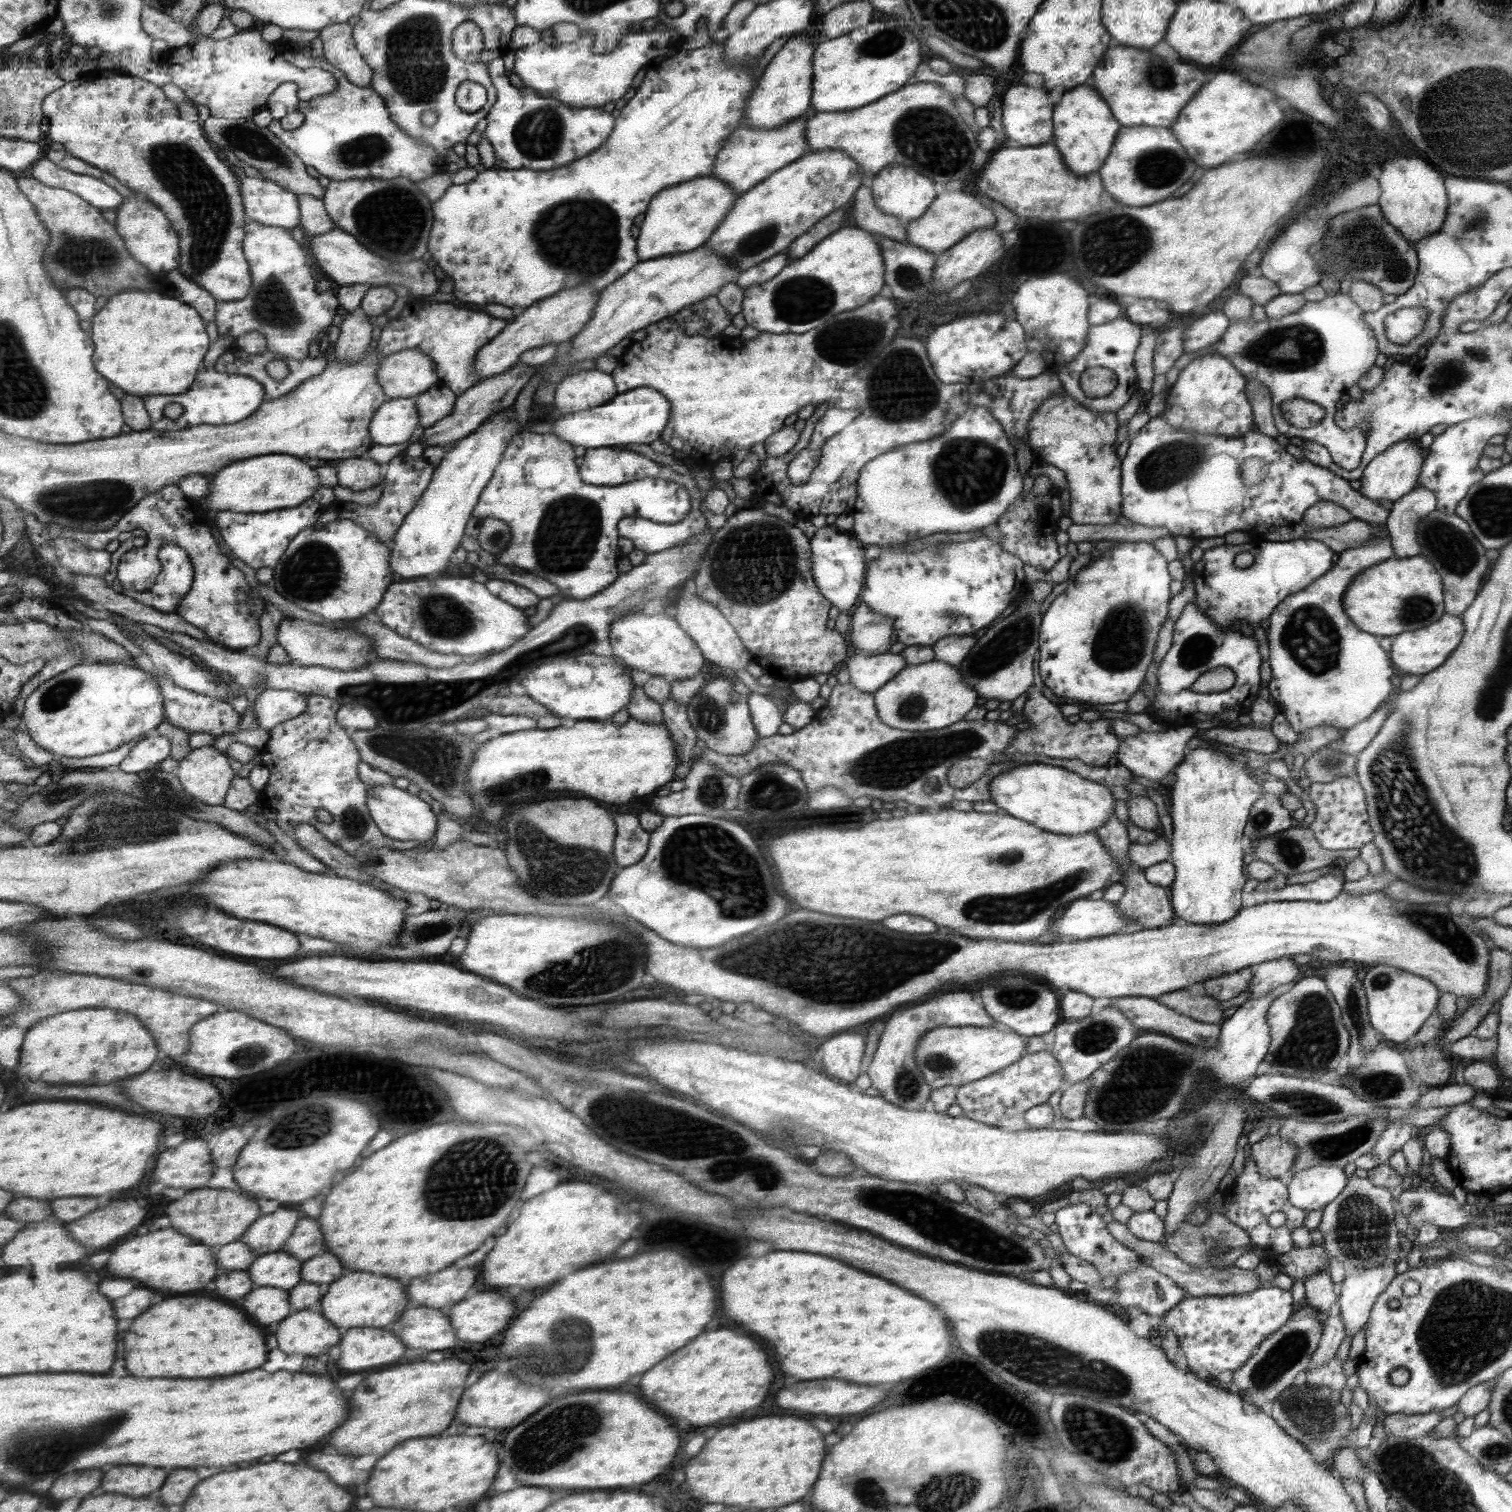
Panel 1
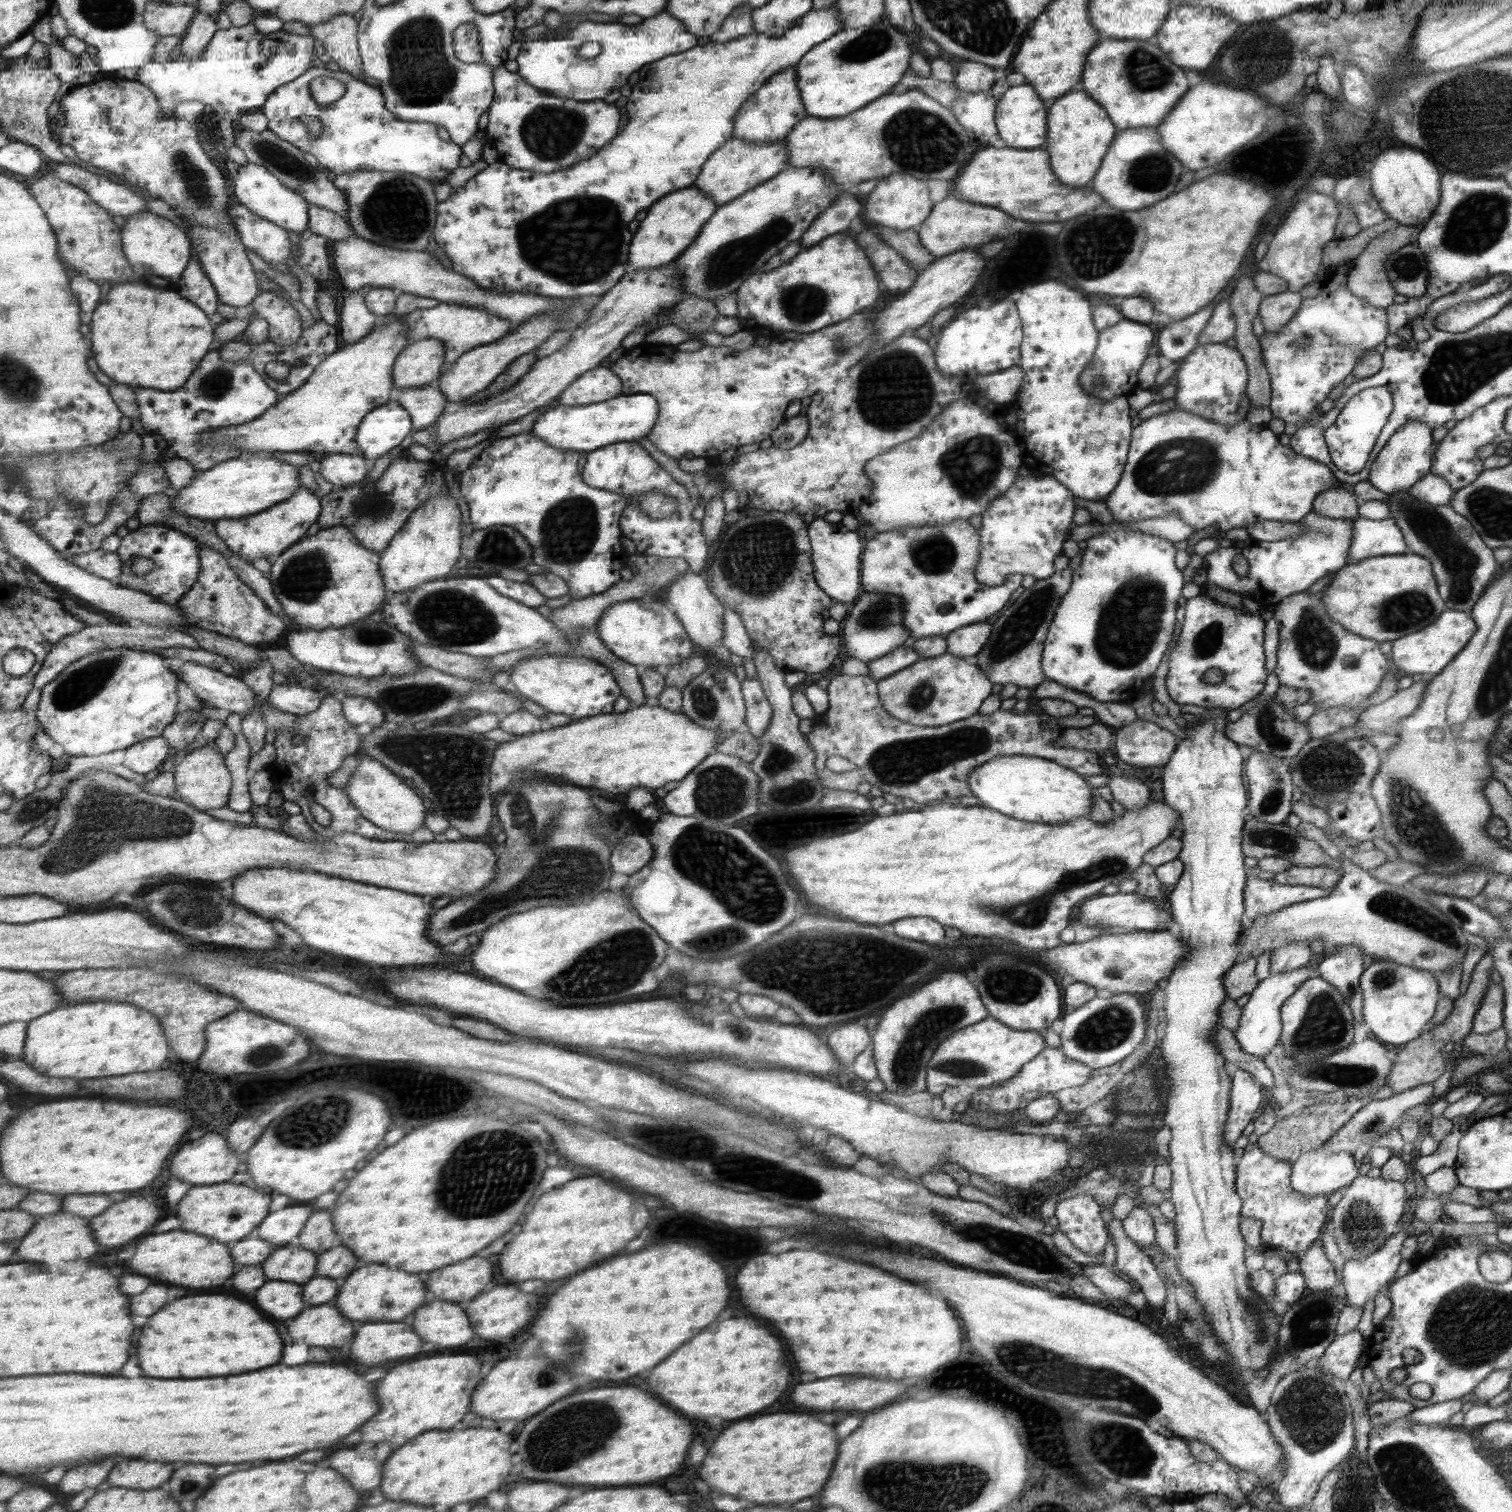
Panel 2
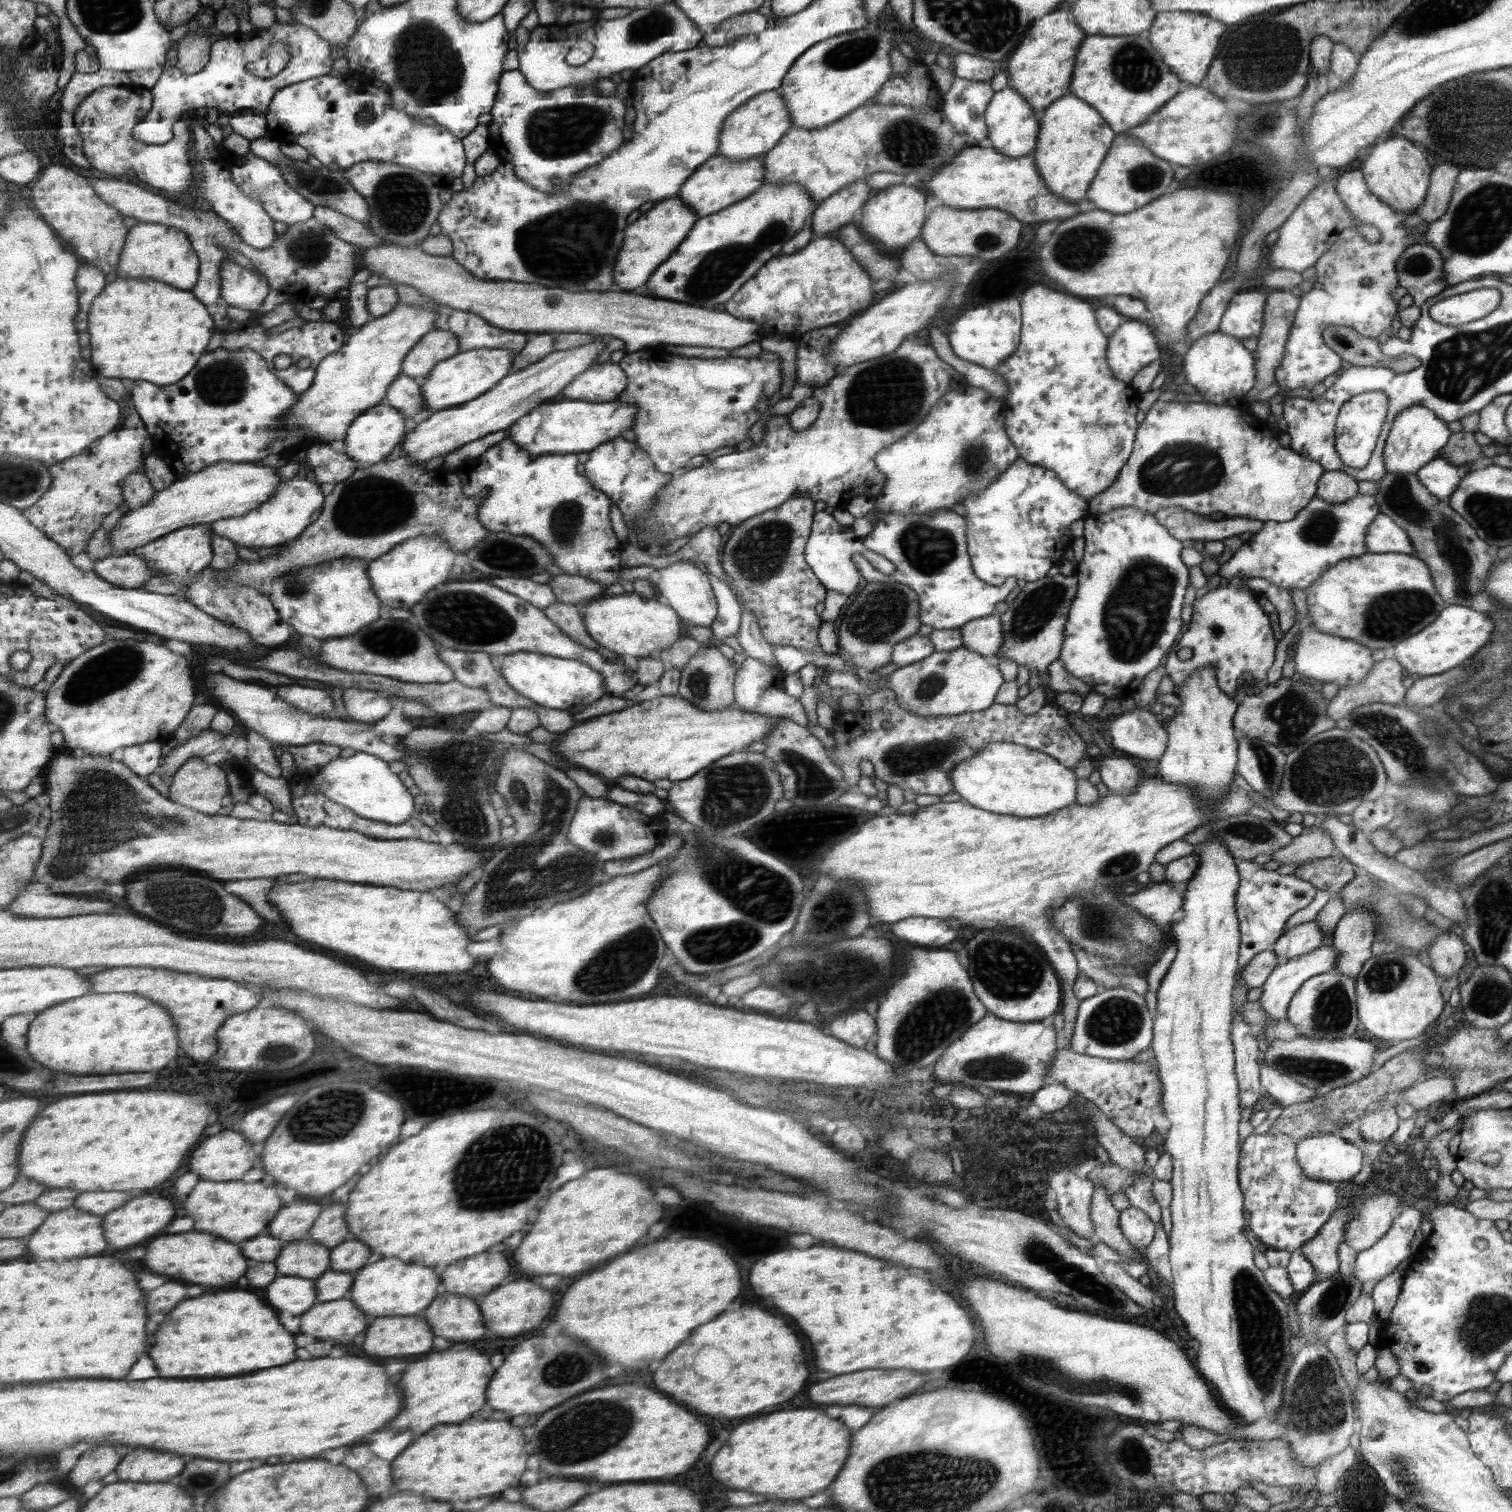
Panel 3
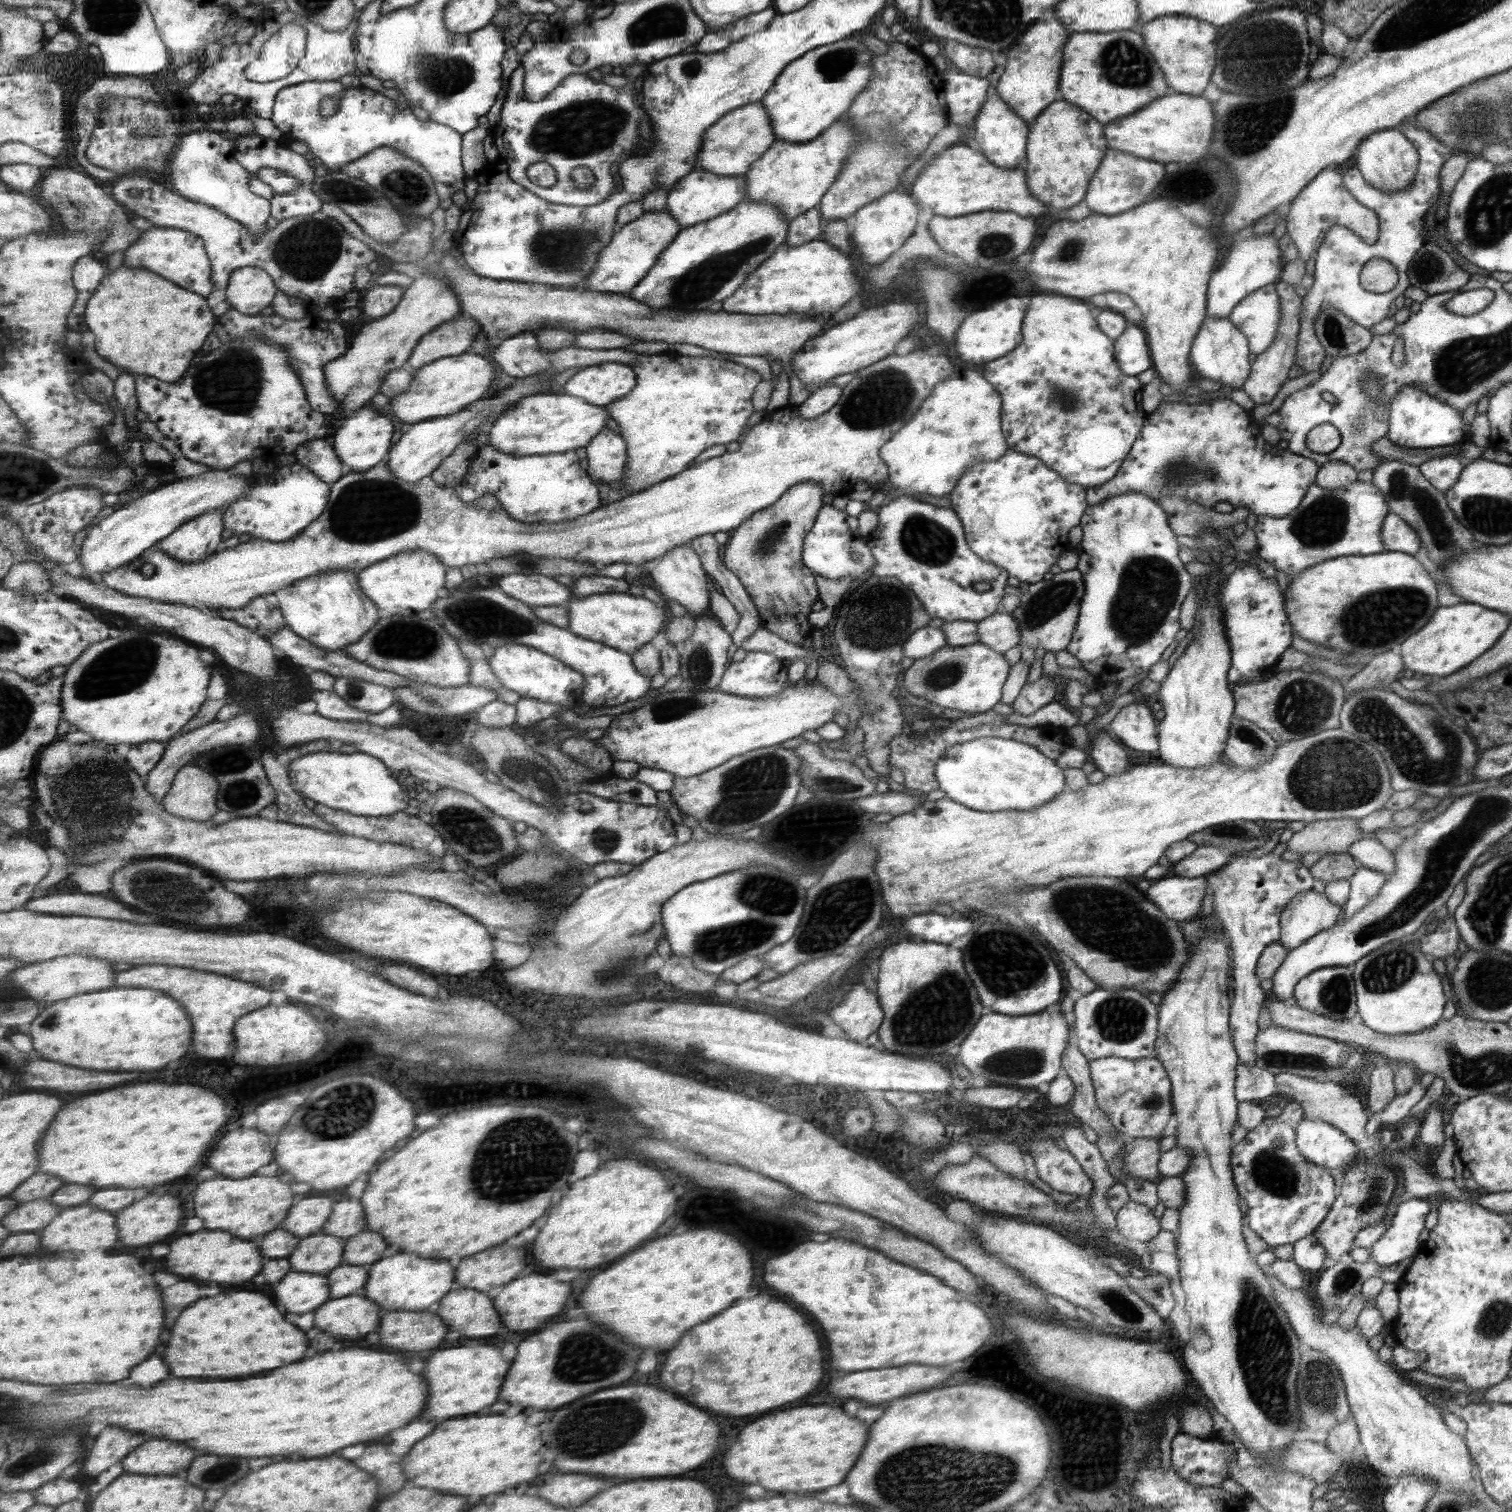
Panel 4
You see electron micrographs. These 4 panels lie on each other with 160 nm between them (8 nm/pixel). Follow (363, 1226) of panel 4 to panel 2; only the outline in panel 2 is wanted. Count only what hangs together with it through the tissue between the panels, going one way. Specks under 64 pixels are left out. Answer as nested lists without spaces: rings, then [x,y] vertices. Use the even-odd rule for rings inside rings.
[[[316,1208],[302,1231],[301,1238],[297,1240],[296,1244],[304,1247],[305,1250],[315,1252],[315,1254],[323,1254],[335,1246],[341,1246],[341,1238],[335,1232],[329,1212],[319,1212]]]

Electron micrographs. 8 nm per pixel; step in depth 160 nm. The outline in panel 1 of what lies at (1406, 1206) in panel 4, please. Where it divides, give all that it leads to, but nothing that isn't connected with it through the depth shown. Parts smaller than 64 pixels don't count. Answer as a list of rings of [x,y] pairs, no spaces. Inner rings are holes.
[[[1395,1258],[1381,1266],[1365,1270],[1347,1270],[1343,1281],[1336,1286],[1339,1294],[1339,1316],[1347,1336],[1363,1329],[1373,1303],[1389,1287],[1395,1274]]]

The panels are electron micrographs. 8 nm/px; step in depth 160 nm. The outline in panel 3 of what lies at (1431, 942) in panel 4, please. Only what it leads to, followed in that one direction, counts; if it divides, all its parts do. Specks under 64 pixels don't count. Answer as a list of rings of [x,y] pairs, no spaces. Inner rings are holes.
[[[1451,931],[1440,933],[1426,950],[1430,966],[1443,978],[1451,978],[1463,969],[1465,946],[1461,938]]]

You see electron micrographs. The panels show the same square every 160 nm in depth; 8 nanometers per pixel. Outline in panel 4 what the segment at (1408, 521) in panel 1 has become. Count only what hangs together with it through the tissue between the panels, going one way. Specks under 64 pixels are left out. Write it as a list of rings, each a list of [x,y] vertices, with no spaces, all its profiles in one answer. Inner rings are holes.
[[[1455,455],[1430,458],[1419,466],[1420,473],[1442,493],[1456,484],[1463,468]]]

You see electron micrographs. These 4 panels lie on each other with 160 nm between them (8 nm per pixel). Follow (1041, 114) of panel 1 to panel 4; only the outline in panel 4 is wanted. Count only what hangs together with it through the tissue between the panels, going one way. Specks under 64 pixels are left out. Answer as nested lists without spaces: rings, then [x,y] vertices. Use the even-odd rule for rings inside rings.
[[[988,87],[985,102],[978,110],[968,136],[971,138],[967,138],[967,140],[975,140],[977,142],[975,147],[995,166],[1015,169],[1017,166],[1023,165],[1027,153],[1027,124],[1010,109],[1009,105],[1006,105],[1006,102],[1003,102],[1001,97],[998,97],[997,91],[993,87]]]

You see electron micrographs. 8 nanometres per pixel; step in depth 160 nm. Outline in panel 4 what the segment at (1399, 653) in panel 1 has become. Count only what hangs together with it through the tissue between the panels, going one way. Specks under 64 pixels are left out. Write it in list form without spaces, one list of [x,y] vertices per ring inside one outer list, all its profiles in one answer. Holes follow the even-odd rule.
[[[1475,604],[1441,606],[1425,630],[1419,630],[1413,634],[1413,638],[1409,638],[1409,642],[1400,644],[1400,657],[1404,668],[1415,674],[1426,677],[1449,676],[1462,666],[1467,666],[1467,662],[1475,660],[1484,650],[1489,650],[1505,628],[1507,618],[1493,610],[1485,610]]]

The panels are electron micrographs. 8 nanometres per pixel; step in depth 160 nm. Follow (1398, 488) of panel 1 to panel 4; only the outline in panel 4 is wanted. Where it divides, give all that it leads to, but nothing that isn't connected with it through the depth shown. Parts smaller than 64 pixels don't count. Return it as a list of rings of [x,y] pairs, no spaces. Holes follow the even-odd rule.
[[[1403,387],[1392,398],[1389,410],[1388,433],[1385,437],[1401,448],[1449,446],[1459,442],[1469,432],[1469,428],[1461,422],[1461,411],[1433,398],[1428,392],[1421,392],[1419,388]]]

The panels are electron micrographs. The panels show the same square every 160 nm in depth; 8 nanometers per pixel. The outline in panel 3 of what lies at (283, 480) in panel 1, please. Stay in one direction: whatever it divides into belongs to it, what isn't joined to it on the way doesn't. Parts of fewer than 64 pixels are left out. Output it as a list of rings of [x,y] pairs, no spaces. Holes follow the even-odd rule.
[[[221,462],[221,464],[208,466],[207,469],[198,473],[188,473],[176,479],[167,488],[159,491],[150,504],[142,506],[137,510],[130,510],[117,523],[115,528],[108,533],[112,548],[123,550],[124,554],[149,542],[157,540],[184,527],[195,527],[197,524],[208,524],[225,518],[239,517],[249,514],[252,510],[259,508],[264,502],[271,500],[282,483],[277,470],[247,462]]]

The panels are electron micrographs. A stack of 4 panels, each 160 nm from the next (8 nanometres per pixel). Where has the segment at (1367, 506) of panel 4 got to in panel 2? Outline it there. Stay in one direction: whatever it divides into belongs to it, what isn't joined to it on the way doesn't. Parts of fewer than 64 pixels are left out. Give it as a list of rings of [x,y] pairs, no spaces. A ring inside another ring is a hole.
[[[1309,512],[1300,520],[1307,528],[1301,537],[1277,542],[1257,541],[1249,537],[1245,542],[1233,543],[1227,548],[1216,547],[1202,557],[1206,582],[1233,594],[1247,594],[1263,607],[1276,605],[1285,597],[1305,591],[1317,580],[1347,564],[1353,534],[1351,522]],[[1240,554],[1248,564],[1248,571],[1241,577],[1231,568],[1231,559]]]

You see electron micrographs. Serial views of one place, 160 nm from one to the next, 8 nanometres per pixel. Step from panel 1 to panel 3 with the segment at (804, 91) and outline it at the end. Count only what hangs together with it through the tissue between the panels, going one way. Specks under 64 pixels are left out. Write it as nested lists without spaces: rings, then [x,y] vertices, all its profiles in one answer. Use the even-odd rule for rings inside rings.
[[[777,89],[757,94],[728,114],[721,133],[722,145],[718,154],[725,155],[730,161],[763,156],[778,143],[791,125],[792,119],[788,107]]]

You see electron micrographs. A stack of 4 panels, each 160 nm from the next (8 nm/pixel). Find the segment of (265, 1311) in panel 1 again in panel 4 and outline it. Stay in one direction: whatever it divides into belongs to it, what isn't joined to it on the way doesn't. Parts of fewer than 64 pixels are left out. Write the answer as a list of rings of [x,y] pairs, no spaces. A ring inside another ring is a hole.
[[[291,1272],[275,1288],[275,1296],[281,1304],[287,1304],[287,1310],[293,1314],[317,1310],[331,1296],[329,1279],[313,1273]]]

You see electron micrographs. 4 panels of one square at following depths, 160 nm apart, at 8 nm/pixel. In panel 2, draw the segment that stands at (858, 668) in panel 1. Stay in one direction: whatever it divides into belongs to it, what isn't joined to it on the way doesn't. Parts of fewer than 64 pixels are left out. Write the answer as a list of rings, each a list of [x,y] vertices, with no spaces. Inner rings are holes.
[[[899,646],[884,657],[876,658],[875,661],[866,662],[867,676],[874,681],[881,680],[886,676],[895,674],[898,670],[913,664],[919,658],[912,647]]]

